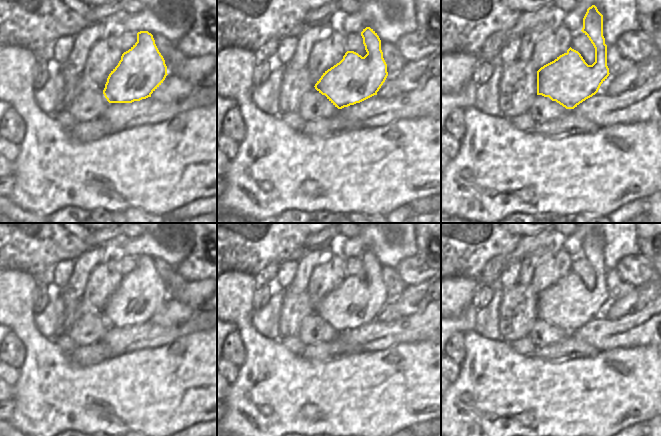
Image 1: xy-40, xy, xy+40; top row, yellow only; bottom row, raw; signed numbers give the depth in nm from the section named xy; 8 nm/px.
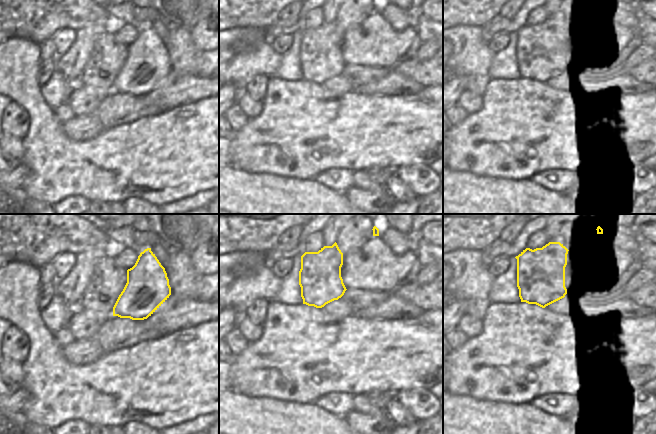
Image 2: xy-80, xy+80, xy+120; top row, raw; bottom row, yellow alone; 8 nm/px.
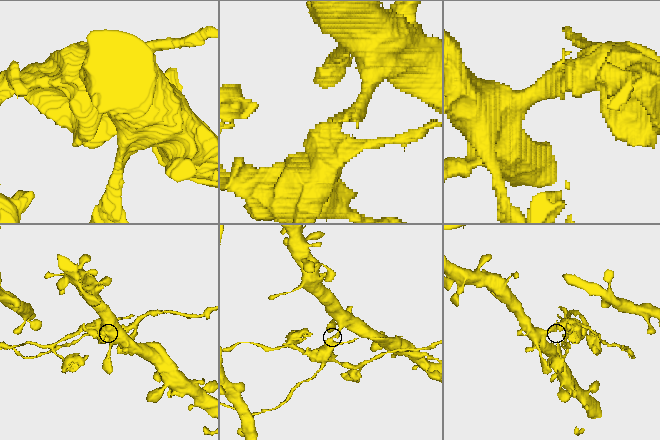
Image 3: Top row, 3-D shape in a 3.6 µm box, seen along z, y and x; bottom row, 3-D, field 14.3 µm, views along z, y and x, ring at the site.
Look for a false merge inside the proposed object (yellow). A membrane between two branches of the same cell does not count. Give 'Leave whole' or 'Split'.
Split

